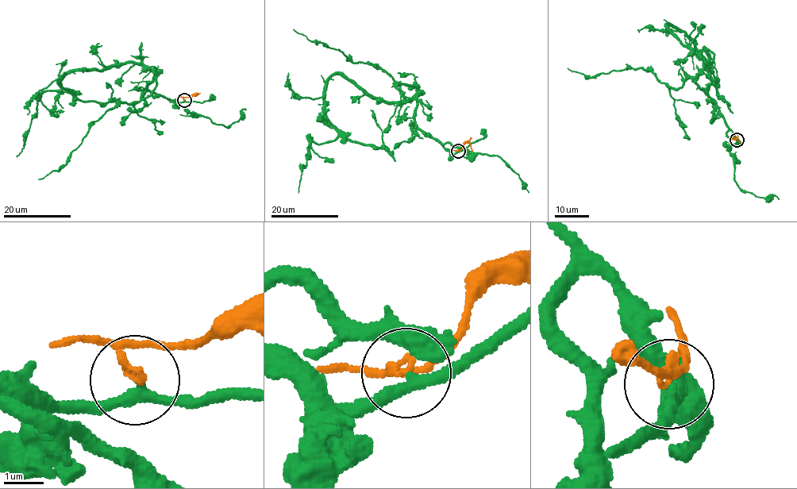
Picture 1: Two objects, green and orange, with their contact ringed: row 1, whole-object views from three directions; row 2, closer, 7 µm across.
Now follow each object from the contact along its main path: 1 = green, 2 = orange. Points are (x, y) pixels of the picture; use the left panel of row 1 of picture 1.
1: (184, 100), (148, 90), (154, 73), (141, 63), (75, 69), (61, 82), (68, 91), (43, 92), (16, 155)
2: (184, 100), (184, 97), (197, 94)

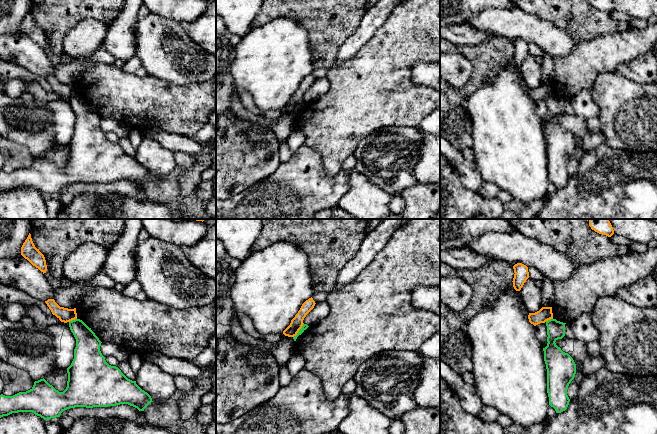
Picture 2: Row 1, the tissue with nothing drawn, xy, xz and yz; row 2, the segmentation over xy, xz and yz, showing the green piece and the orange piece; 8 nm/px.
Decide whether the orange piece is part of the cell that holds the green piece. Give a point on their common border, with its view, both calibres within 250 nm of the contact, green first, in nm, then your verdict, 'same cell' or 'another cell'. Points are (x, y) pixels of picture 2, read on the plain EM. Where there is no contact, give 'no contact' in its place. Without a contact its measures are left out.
xz (299, 106) | 50/100 nm | another cell

